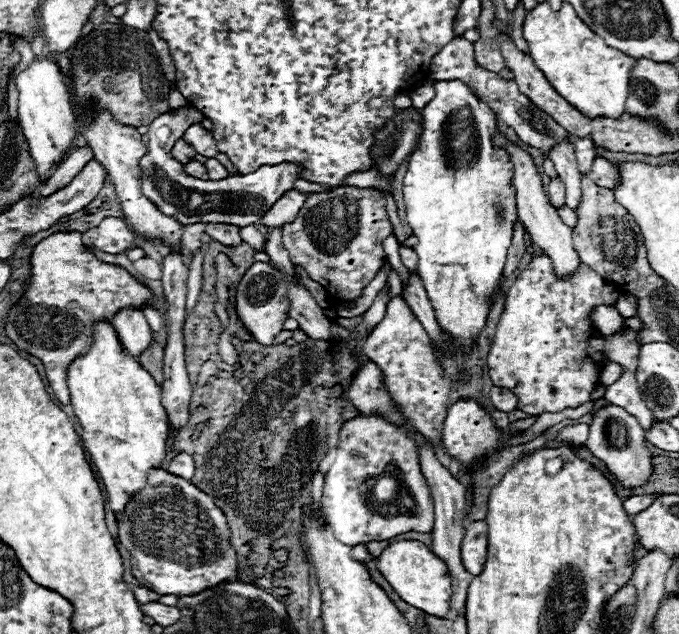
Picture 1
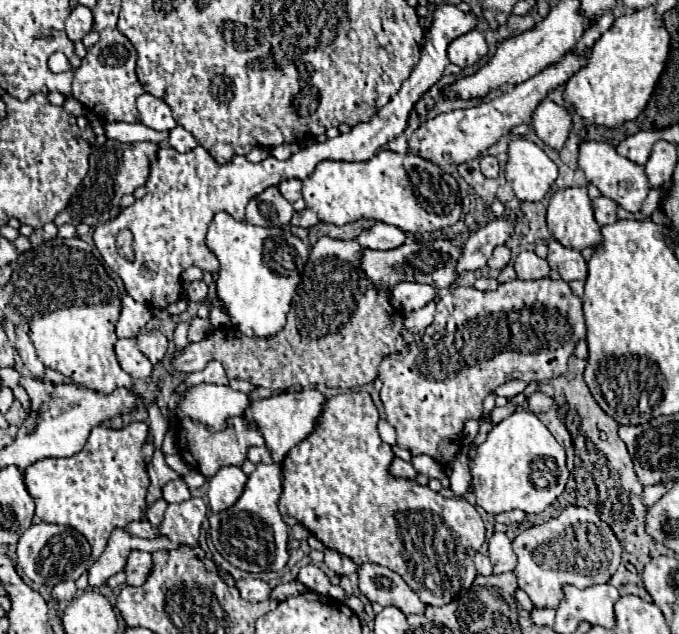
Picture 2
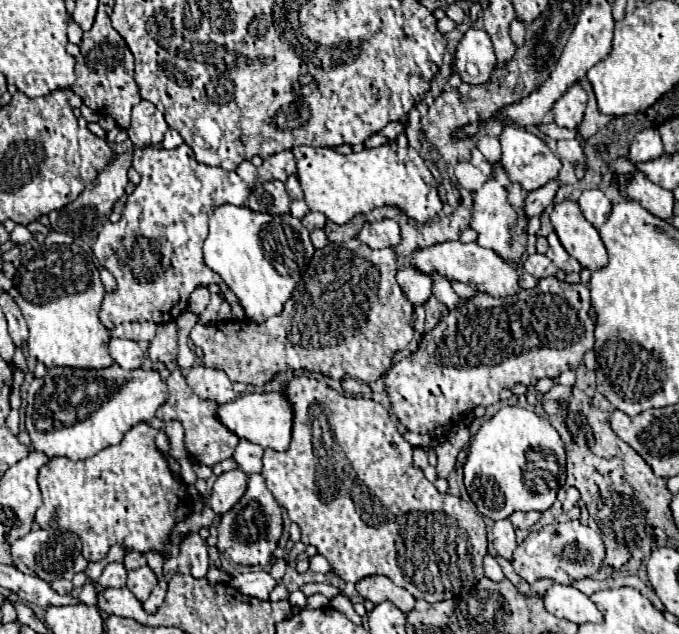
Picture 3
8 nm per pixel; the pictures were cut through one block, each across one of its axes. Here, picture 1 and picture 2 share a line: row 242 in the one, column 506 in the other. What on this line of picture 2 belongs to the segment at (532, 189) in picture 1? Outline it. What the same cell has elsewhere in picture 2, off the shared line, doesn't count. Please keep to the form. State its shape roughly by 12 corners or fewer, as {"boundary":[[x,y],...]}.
{"boundary":[[494,532],[488,558],[494,574],[514,570],[516,554],[504,532]]}

